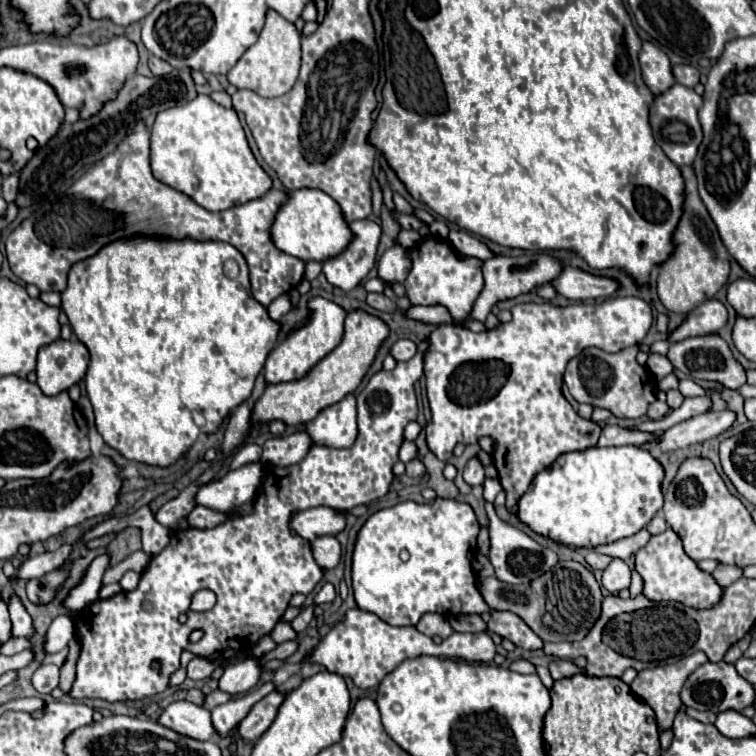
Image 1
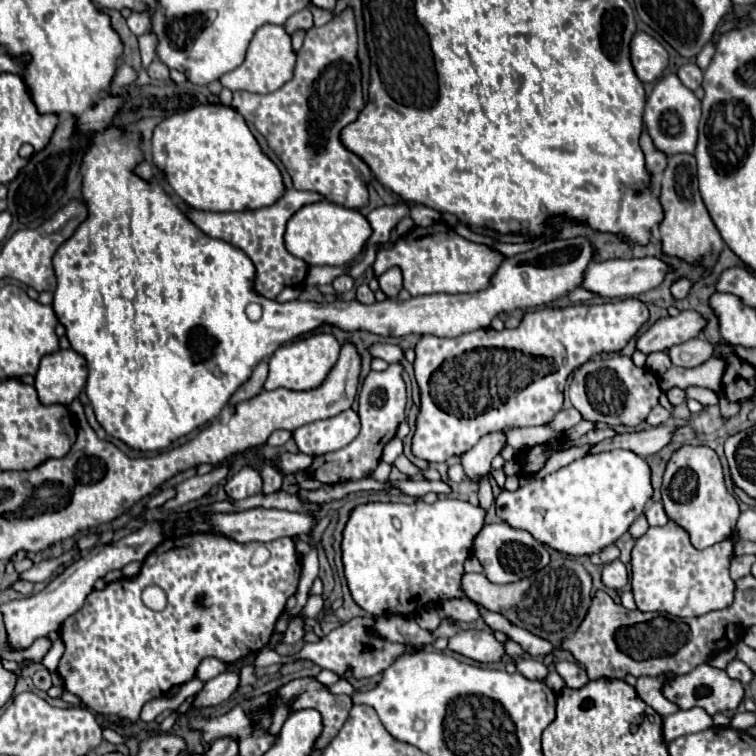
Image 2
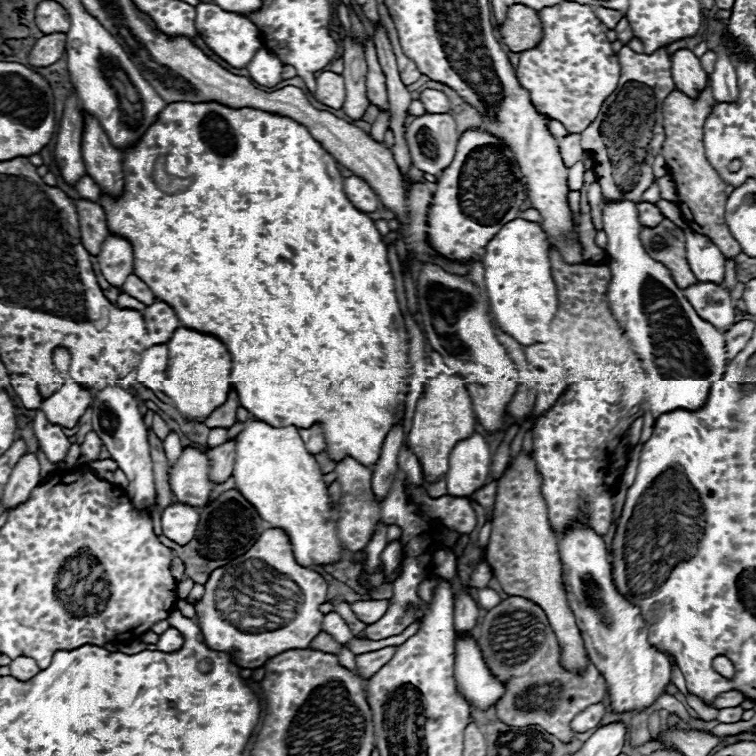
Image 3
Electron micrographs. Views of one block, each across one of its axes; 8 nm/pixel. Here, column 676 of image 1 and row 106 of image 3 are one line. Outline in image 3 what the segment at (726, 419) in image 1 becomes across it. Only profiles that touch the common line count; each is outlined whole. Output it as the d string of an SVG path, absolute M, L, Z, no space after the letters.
M424 90L420 94L420 100L422 100L426 112L430 112L430 114L442 114L442 112L450 110L450 102L448 102L446 94L442 94L438 90Z

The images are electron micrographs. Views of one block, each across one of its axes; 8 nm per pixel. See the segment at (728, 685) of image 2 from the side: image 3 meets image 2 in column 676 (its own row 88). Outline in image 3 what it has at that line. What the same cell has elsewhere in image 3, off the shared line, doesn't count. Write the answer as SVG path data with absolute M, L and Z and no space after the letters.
M678 50L672 56L672 78L676 90L684 92L688 98L698 98L708 84L708 74L704 72L700 58L690 50Z

